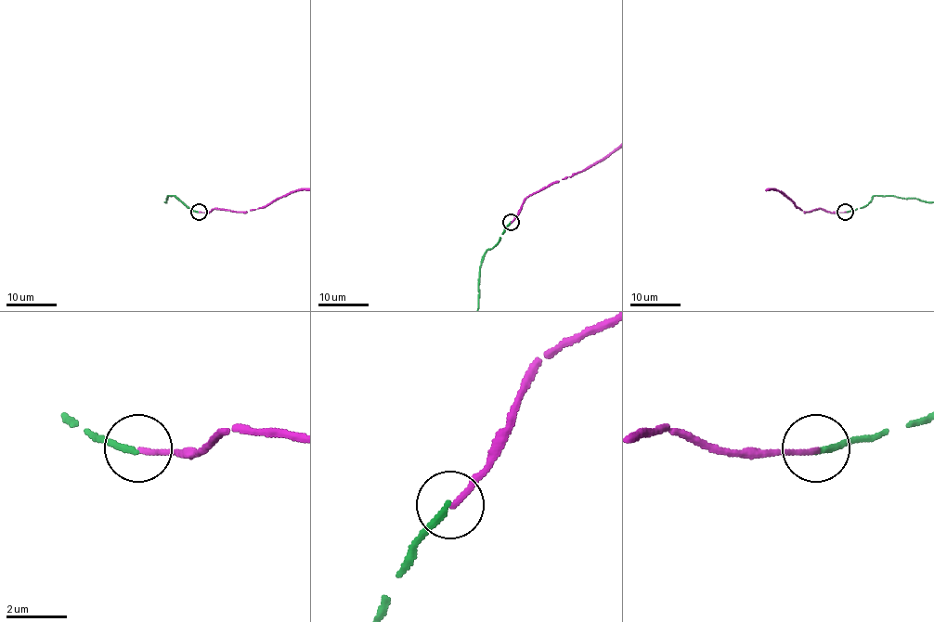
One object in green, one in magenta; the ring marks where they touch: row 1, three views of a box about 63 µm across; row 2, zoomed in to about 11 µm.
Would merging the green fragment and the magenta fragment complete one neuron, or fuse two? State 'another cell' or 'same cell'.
same cell

